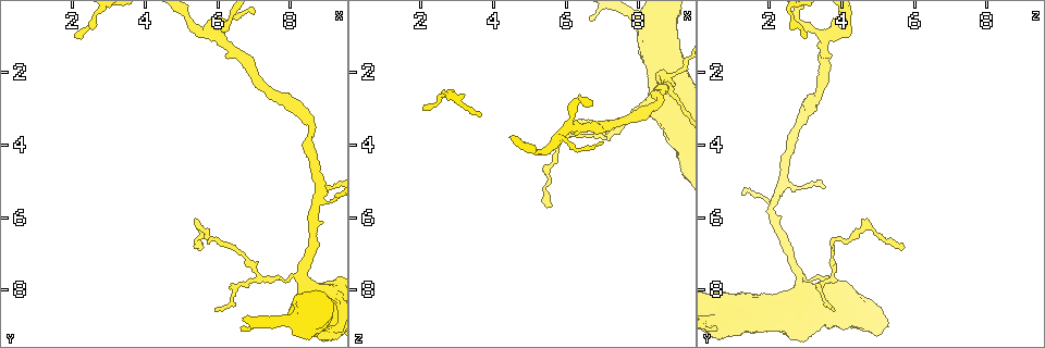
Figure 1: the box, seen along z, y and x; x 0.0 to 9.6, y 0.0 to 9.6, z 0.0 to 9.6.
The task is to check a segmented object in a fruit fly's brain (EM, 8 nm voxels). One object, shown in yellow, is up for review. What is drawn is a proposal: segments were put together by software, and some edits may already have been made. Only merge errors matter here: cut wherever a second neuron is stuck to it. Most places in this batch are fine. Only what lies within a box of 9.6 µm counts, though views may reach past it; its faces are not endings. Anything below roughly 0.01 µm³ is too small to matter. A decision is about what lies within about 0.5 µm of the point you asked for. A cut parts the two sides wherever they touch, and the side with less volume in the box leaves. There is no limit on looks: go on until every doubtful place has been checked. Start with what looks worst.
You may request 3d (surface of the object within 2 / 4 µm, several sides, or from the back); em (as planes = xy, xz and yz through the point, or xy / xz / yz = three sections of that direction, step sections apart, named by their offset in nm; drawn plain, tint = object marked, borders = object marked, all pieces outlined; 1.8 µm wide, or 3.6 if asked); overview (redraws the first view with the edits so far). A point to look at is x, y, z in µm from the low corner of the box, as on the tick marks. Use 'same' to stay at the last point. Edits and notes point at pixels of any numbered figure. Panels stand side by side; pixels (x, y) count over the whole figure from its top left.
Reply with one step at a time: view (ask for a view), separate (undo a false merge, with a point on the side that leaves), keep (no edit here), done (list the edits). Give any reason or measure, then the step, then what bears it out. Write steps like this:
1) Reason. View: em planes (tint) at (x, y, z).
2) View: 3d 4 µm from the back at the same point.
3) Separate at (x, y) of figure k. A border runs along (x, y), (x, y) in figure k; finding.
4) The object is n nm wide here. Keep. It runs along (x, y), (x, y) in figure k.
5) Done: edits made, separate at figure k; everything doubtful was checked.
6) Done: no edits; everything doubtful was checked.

Calibre changes. View: em planes (plain) at (6.05, 1.00, 3.45).

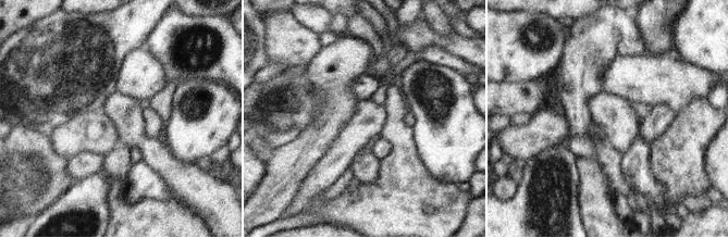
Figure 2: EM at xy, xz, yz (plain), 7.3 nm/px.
View: em planes (tint) at the same point.

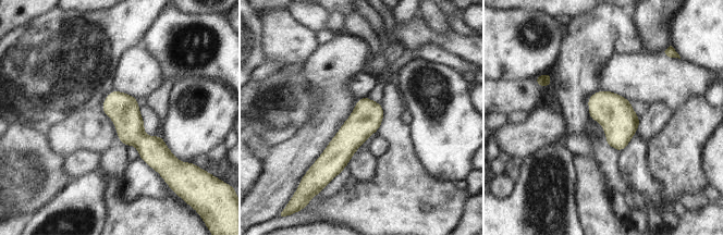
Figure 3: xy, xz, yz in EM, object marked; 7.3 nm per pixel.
Keep. It runs along (113, 94), (130, 127), (168, 156) in figure 3; one neuron here.

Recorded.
View: 3d 4 µm at (8.05, 7.65, 2.90).

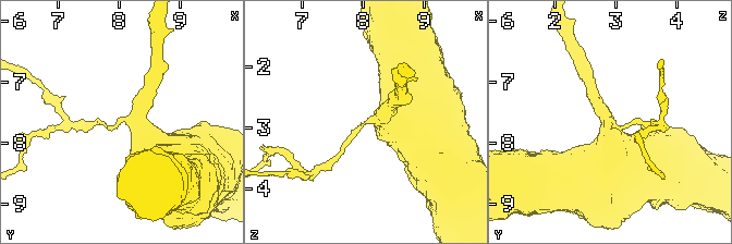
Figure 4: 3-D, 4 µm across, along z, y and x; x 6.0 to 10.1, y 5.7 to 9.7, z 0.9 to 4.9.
3 arms meet here. View: em 3.6 µm yz step 4 (tint) at (8.00, 7.65, 3.00).

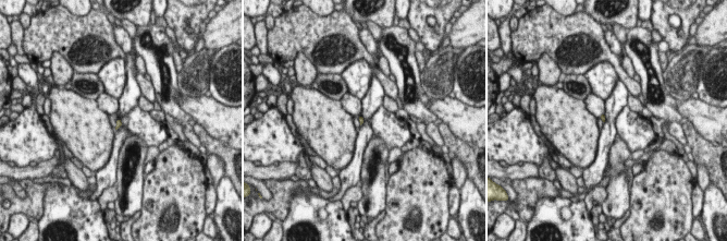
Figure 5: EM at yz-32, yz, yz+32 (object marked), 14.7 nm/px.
Cut it another way. View: em 3.6 µm planes (borders) at the same point.

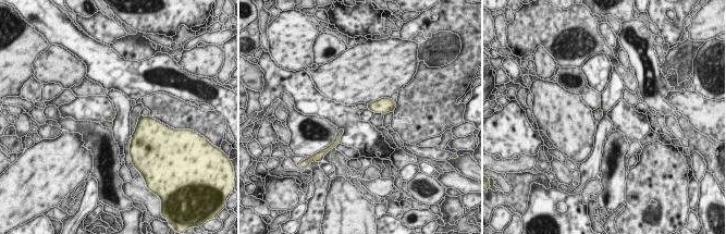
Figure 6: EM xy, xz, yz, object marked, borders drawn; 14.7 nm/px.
The object is 60 nm wide here. Keep. One neuron here.

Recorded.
Three-way junction. View: em planes (borders) at (7.25, 7.70, 3.75).

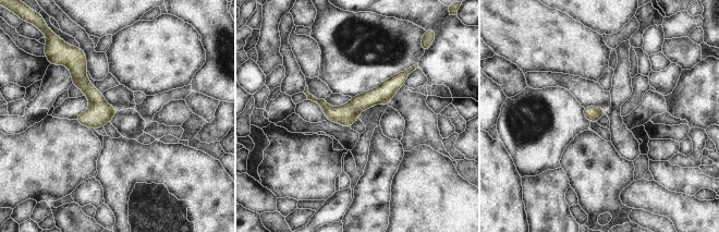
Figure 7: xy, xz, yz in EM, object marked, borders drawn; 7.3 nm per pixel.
The object is 110 nm wide here. Keep. It runs along (406, 72), (350, 112), (319, 101) in figure 7; all the same neuron.

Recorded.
Two arms in line, one across. View: em planes (tint) at (8.75, 5.00, 2.40).

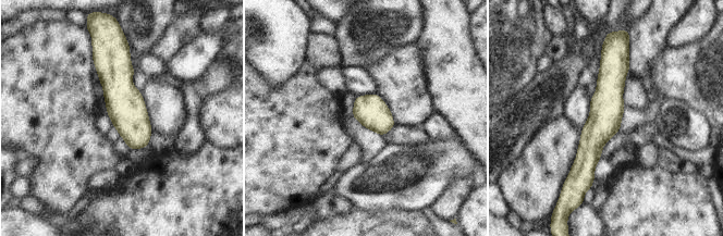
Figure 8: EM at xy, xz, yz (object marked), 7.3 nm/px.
Keep. It runs along (604, 50), (590, 177) in figure 8; continuous, no second neuron.

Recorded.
Done: no edits; everything doubtful was checked.

